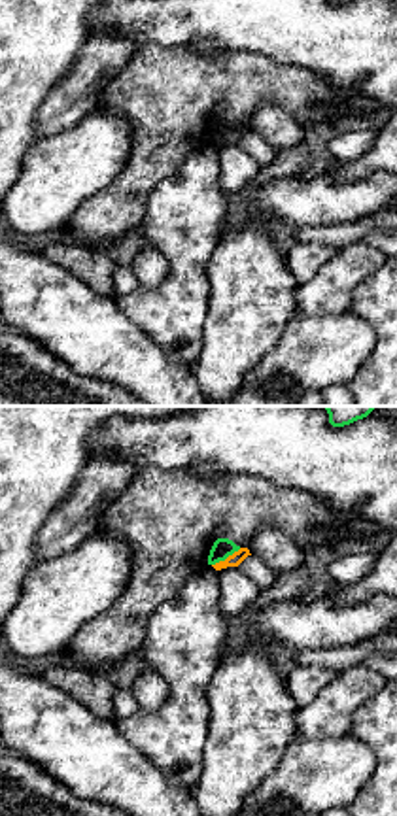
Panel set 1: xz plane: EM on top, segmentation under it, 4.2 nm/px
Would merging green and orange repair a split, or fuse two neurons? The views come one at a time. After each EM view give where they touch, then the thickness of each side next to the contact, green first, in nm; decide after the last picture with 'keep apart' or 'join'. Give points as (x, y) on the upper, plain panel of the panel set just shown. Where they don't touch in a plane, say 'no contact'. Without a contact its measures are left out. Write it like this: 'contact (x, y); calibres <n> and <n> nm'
contact (225, 135); calibres 90 and 60 nm

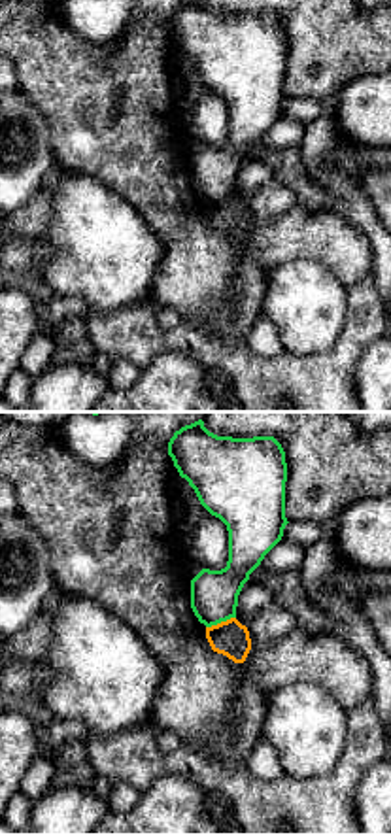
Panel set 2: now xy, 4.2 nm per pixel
contact (220, 199); calibres 200 and 150 nm

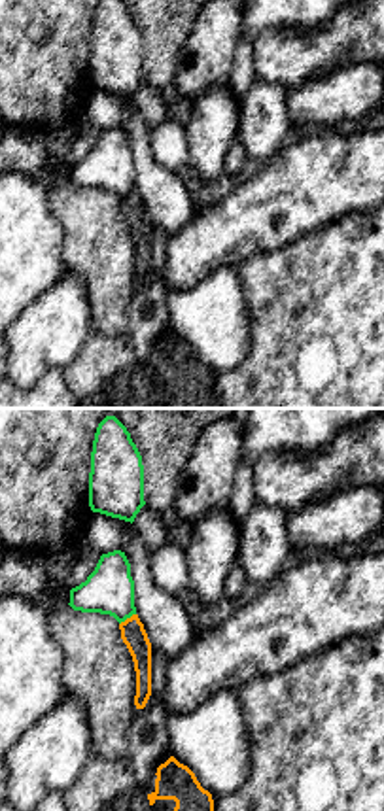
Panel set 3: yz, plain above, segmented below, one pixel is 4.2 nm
contact (127, 193); calibres 200 and 110 nm

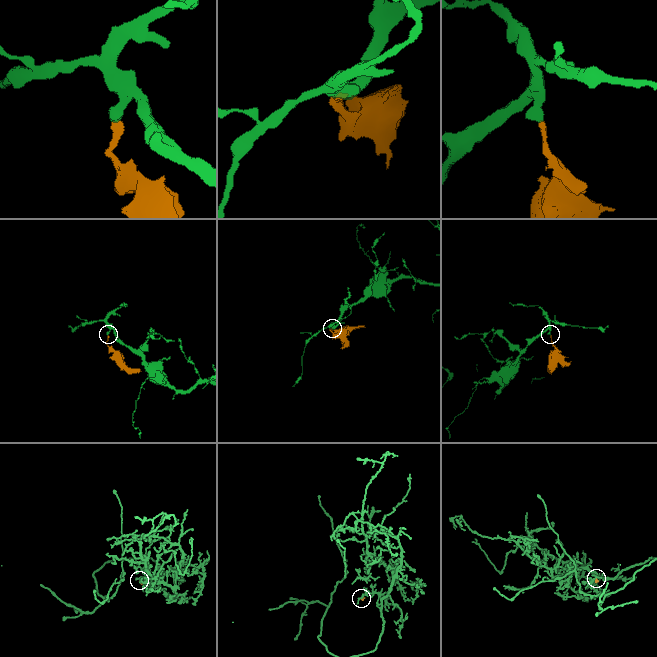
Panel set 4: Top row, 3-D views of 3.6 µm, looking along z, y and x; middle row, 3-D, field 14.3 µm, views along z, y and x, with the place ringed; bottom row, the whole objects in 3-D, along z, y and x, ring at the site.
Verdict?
keep apart

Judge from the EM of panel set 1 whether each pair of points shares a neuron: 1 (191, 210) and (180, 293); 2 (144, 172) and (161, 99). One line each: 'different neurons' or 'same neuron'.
1: same neuron
2: same neuron

